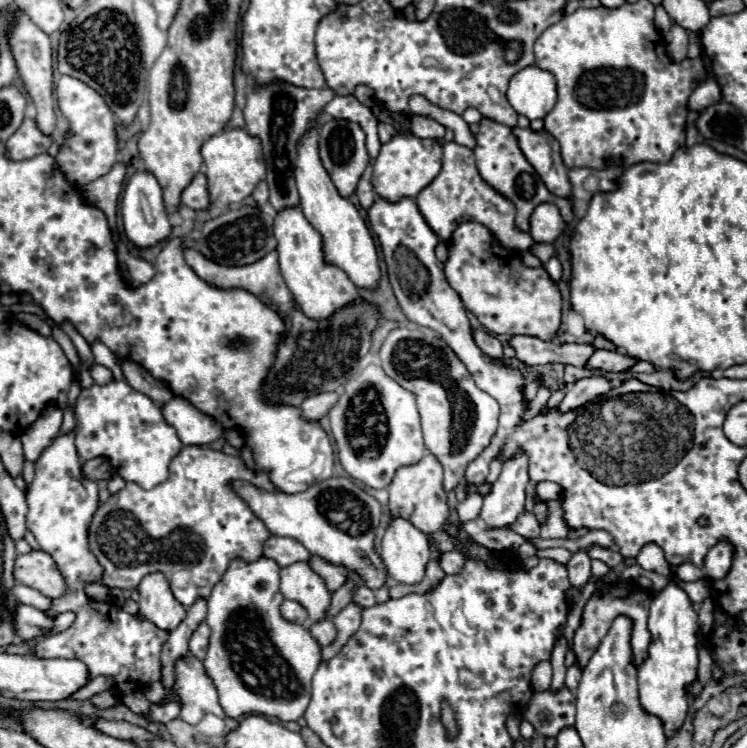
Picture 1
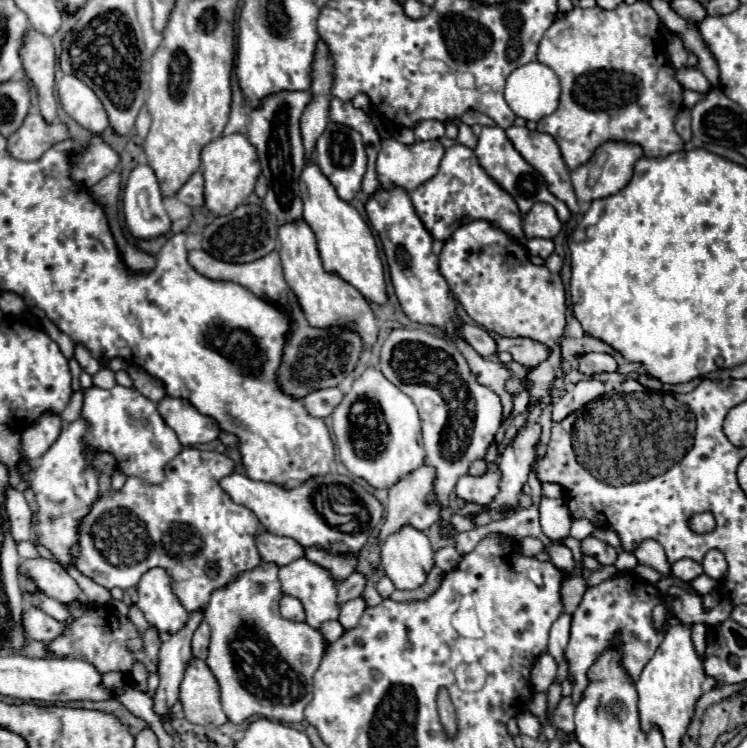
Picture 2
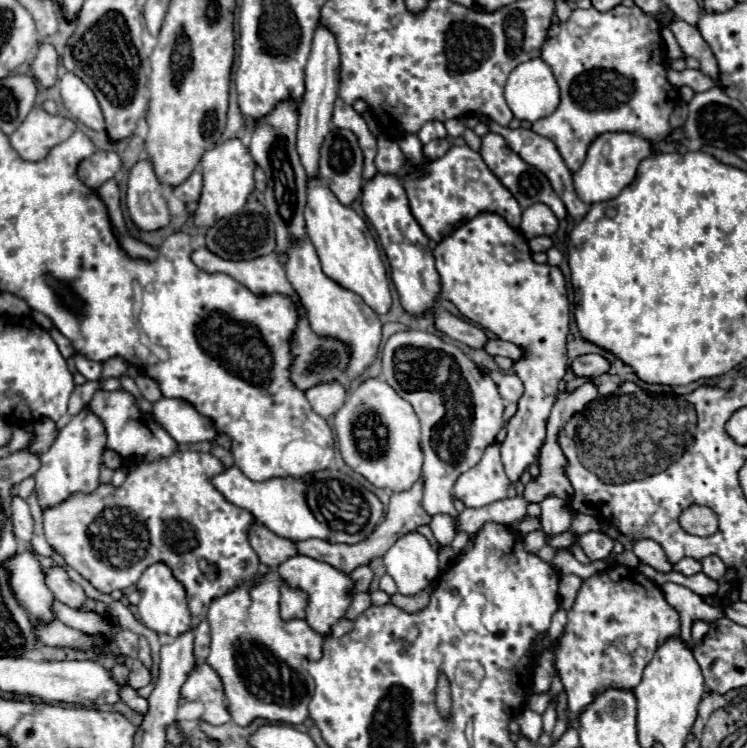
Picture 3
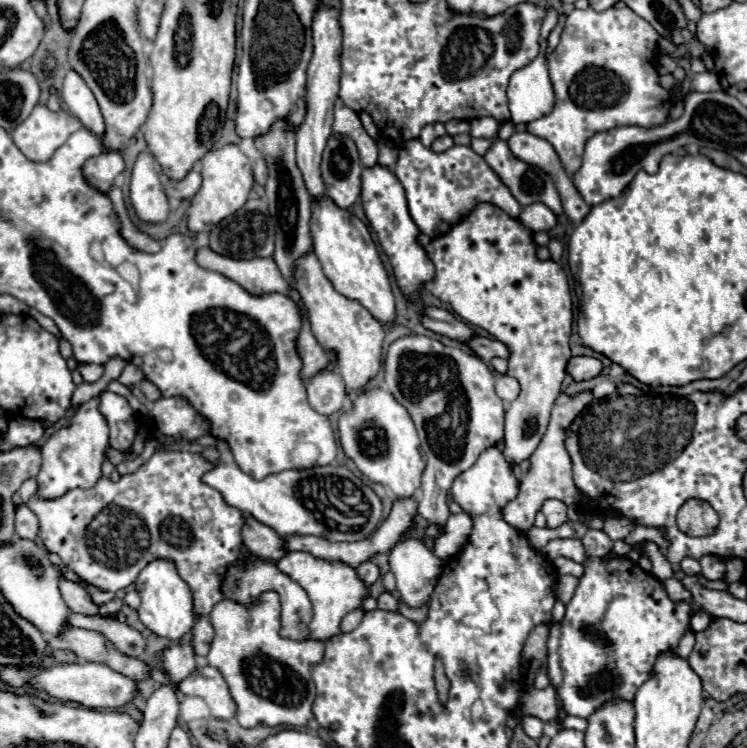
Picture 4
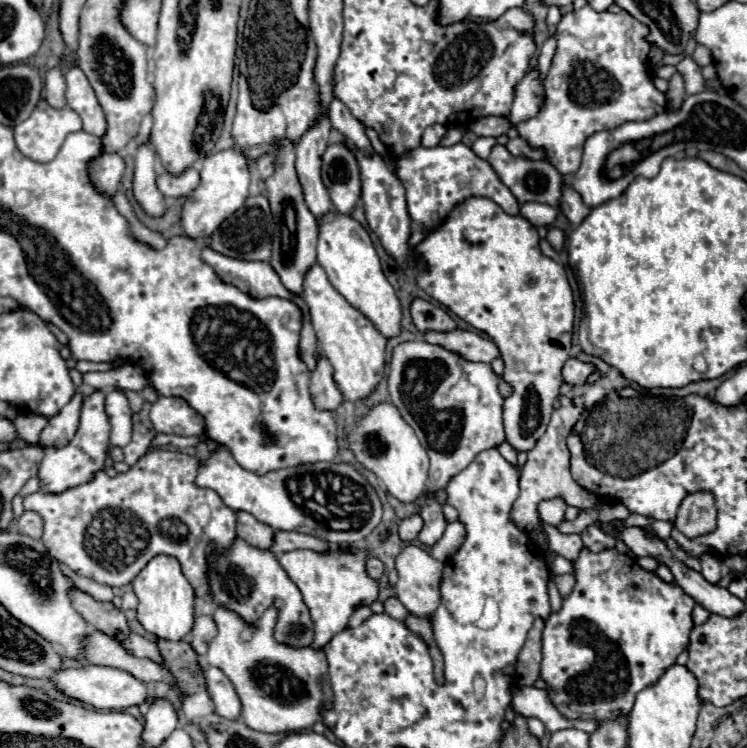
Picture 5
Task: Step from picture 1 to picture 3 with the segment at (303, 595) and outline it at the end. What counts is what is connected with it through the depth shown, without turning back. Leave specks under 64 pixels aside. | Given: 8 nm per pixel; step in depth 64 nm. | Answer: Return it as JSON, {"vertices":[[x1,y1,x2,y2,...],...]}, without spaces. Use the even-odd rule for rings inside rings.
{"vertices":[[300,554,286,560,284,564,280,564,278,574,290,588,306,592,306,596,308,596,306,622,310,624,310,628,314,628,322,636,328,636,330,628,344,616,346,608,350,606,350,600,352,600,350,576,344,576,344,572,336,572,336,568,332,568,330,564,320,564,320,560,312,560,308,556,300,556]]}

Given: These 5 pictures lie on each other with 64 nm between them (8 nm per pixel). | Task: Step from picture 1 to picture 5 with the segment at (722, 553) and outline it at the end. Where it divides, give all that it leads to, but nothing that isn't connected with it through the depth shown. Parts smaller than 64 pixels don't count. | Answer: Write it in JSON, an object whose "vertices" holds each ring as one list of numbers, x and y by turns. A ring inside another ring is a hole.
{"vertices":[[704,554,700,556,700,564,702,564,702,576,710,582,710,584,716,584,720,580,720,572,722,572,722,562,710,554]]}

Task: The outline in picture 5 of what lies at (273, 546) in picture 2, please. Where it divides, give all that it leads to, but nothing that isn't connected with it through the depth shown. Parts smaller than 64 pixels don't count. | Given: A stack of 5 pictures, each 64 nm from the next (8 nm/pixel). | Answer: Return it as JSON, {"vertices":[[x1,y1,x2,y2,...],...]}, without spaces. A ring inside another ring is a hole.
{"vertices":[[238,512,238,538,260,550,270,550,274,542,274,530,268,524,260,524,252,514]]}

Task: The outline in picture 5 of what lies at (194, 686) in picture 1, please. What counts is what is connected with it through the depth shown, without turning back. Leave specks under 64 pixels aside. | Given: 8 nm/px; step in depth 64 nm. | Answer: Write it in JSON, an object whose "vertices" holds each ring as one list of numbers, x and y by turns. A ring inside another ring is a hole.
{"vertices":[[206,668,200,672,200,678,204,680,206,690,210,692,214,710,218,716,228,718,228,720,238,720,240,718,240,700,230,684,230,680,220,672,218,668]]}

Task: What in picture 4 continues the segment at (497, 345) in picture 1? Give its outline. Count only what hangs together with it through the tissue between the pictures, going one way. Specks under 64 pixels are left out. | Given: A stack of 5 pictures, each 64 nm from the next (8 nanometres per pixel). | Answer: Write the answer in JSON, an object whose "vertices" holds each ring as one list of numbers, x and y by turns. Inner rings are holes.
{"vertices":[[424,308,424,314,424,326,436,334,448,336,458,342,470,342,476,336,476,332,468,324,464,324,444,308]]}

